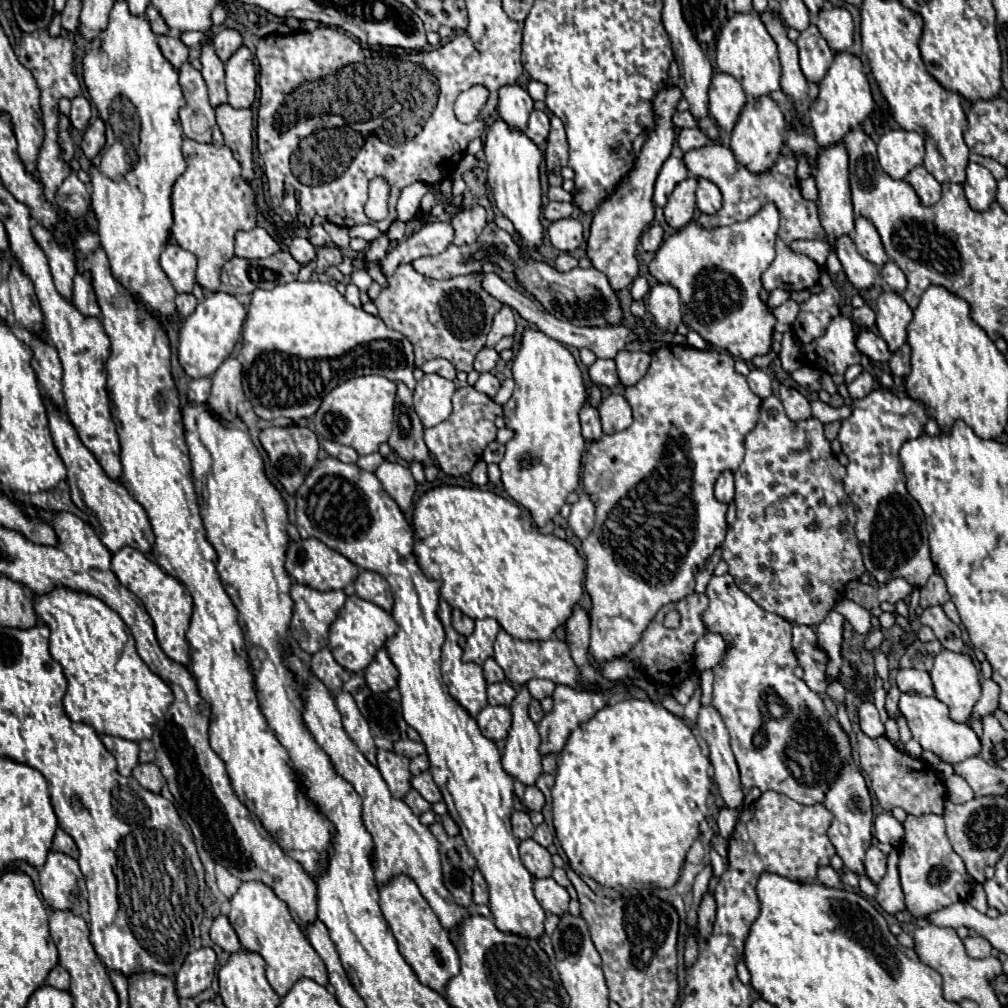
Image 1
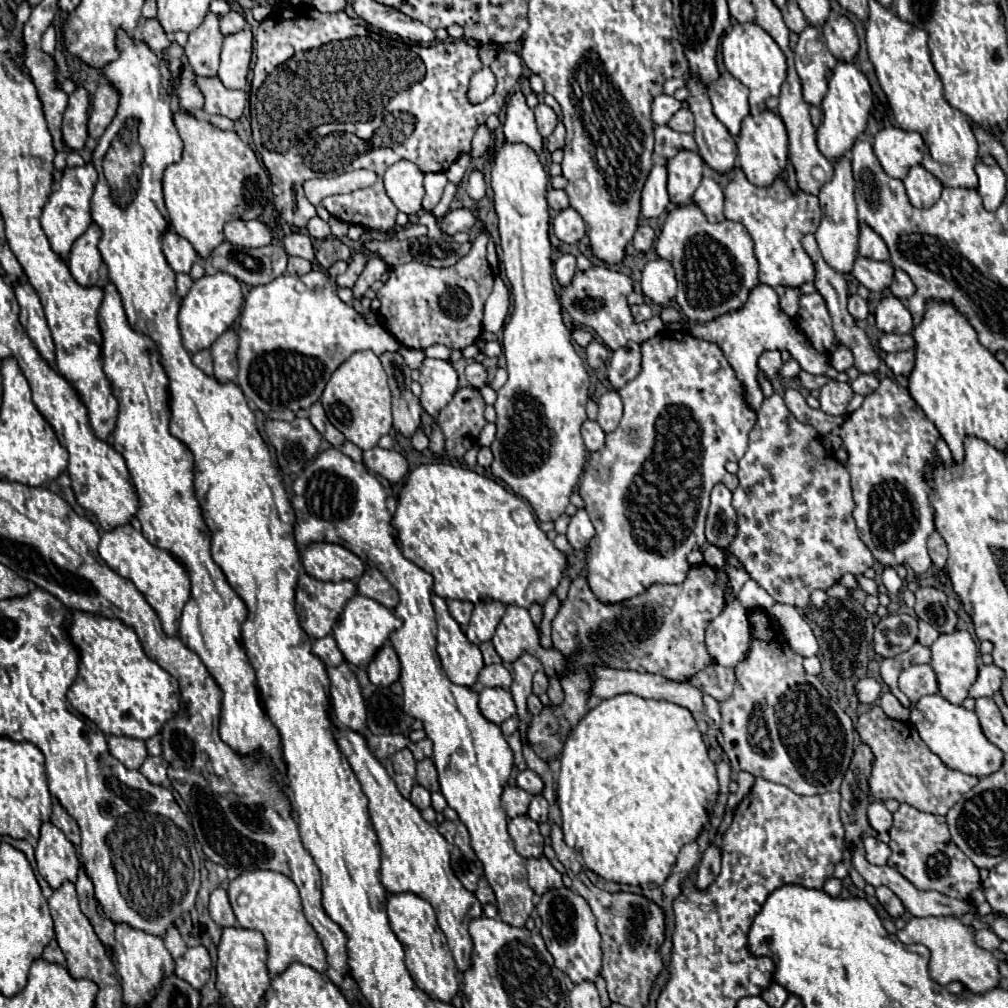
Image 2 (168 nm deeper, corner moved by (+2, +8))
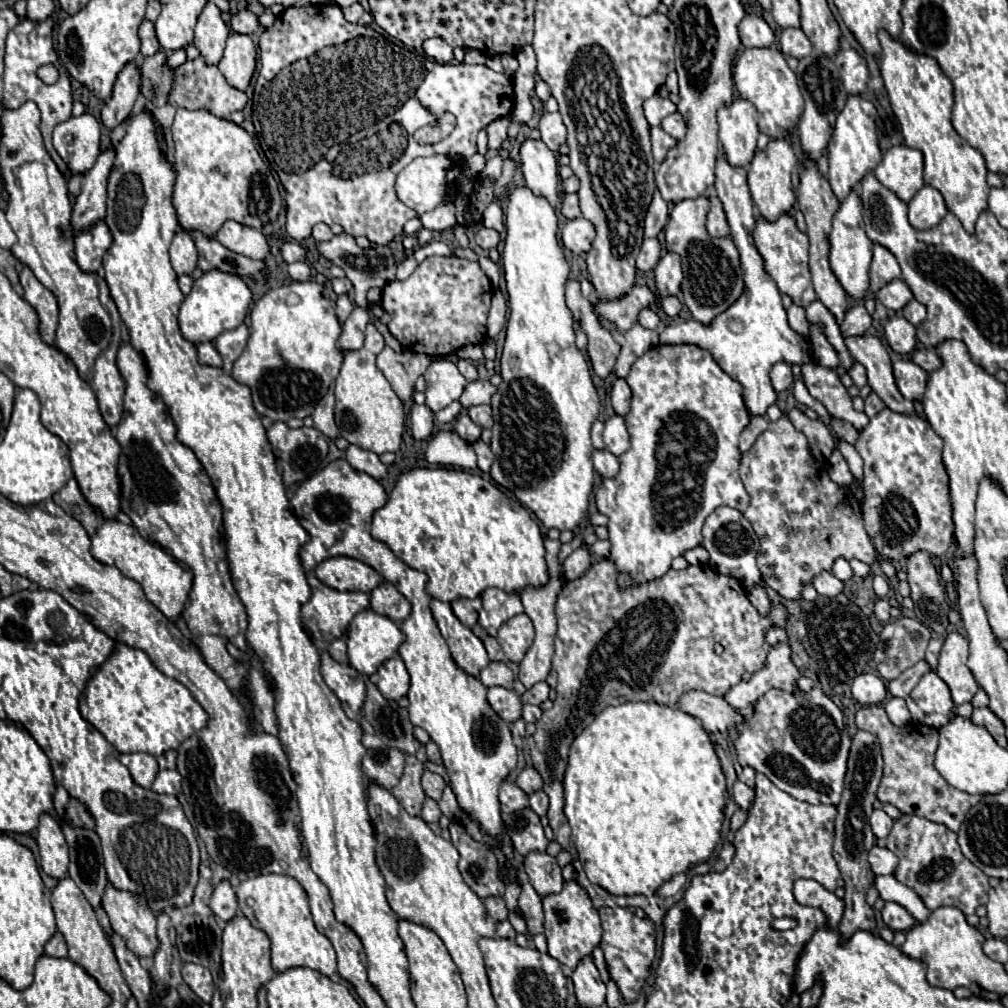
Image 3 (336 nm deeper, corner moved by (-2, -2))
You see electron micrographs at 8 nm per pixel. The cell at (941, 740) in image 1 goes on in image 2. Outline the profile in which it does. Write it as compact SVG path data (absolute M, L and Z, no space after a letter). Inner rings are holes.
M932 694L932 696L924 696L920 698L914 706L912 706L912 714L910 714L910 722L914 724L914 728L920 732L922 740L928 744L928 748L950 768L950 770L958 770L970 776L990 776L994 774L1002 762L1004 762L1004 754L998 746L994 746L982 732L980 722L976 712L966 710L964 706L956 706L950 704L942 694Z

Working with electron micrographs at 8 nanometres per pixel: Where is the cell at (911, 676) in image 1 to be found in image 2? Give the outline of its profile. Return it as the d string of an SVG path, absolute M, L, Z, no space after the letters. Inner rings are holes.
M920 664L920 666L910 666L900 674L900 690L908 696L910 704L918 702L918 698L926 694L936 694L938 692L938 682L936 674L930 668L930 664Z

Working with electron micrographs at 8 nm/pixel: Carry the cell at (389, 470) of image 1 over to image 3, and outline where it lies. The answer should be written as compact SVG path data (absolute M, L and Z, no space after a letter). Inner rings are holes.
M348 446L346 460L350 462L352 468L370 474L376 480L380 480L380 478L384 478L388 474L388 466L382 464L380 458L374 452L370 452L370 450L362 450L358 446Z

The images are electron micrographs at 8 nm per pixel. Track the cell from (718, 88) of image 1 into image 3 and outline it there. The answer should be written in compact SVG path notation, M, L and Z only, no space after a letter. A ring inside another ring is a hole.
M734 98L732 104L718 110L718 138L732 166L748 168L758 140L758 112L744 98Z

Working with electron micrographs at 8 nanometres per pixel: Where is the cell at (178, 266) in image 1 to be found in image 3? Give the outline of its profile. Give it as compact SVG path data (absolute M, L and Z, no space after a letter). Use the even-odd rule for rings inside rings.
M180 230L172 244L170 244L170 260L172 260L172 266L176 270L176 274L188 274L192 276L194 268L196 268L196 260L198 260L198 254L196 254L196 246L192 242L192 236L184 230Z

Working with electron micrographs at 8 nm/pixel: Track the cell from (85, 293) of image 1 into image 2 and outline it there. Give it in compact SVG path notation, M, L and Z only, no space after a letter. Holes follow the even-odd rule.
M90 224L90 228L72 244L68 266L74 280L82 286L94 286L98 282L98 270L102 266L102 258L98 252L98 240L102 230L98 224Z

